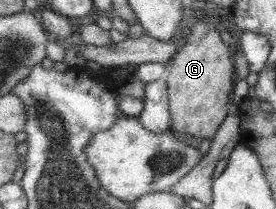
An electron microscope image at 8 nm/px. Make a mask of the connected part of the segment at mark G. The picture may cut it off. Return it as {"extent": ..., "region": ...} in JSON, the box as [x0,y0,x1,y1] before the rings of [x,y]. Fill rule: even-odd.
{"extent":[165,19,234,141],"region":[[[206,19],[193,21],[189,34],[179,50],[172,55],[169,61],[170,69],[165,79],[168,113],[170,115],[170,129],[186,135],[191,135],[197,141],[214,137],[214,132],[226,117],[226,103],[230,101],[232,92],[232,71],[234,65],[232,61],[231,49],[220,39],[215,24],[211,24]]]}

